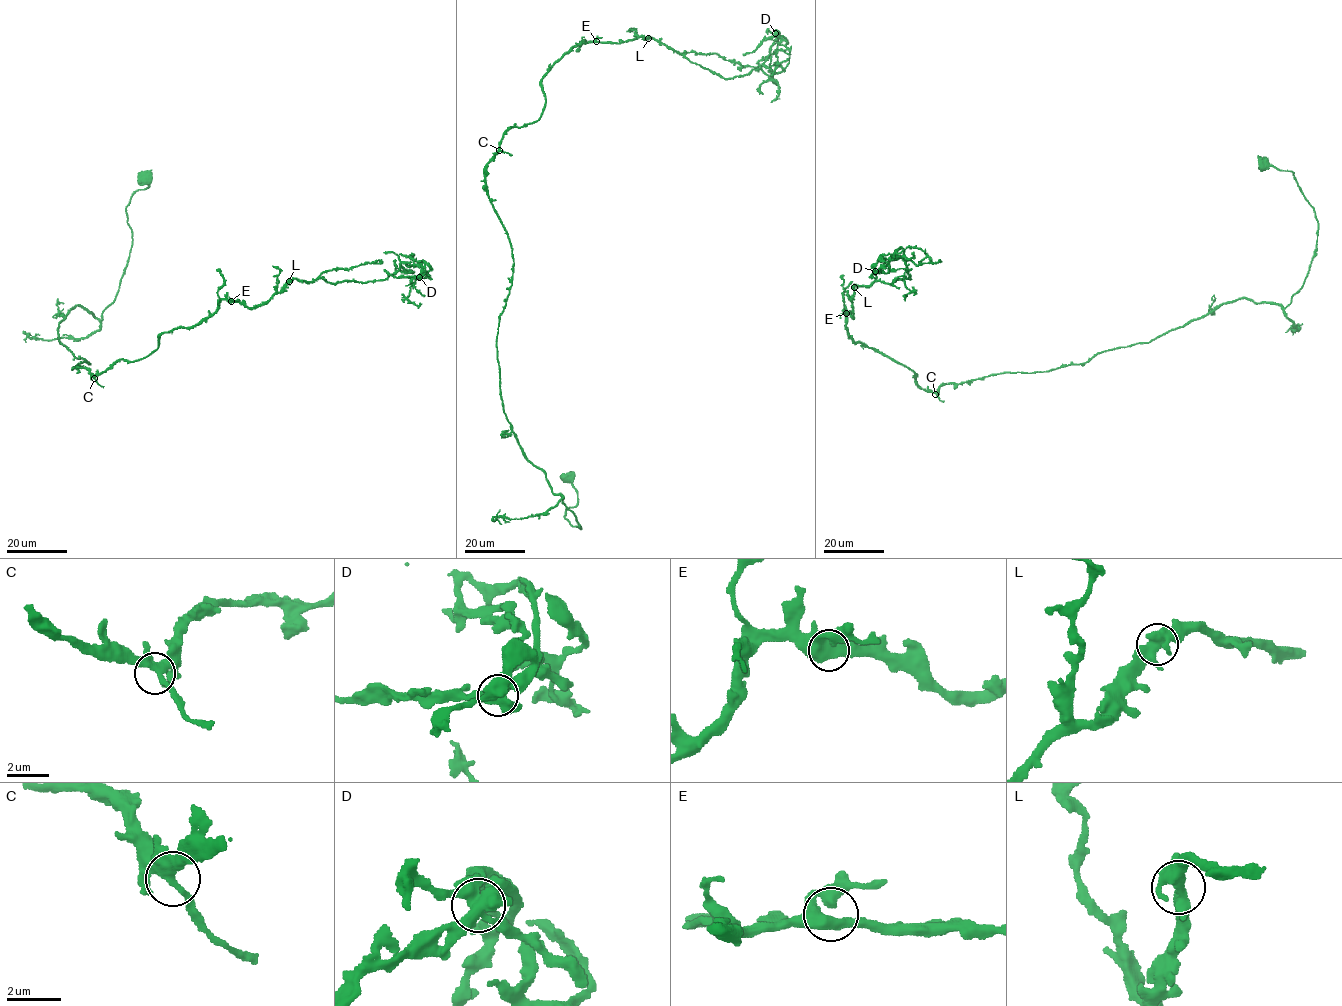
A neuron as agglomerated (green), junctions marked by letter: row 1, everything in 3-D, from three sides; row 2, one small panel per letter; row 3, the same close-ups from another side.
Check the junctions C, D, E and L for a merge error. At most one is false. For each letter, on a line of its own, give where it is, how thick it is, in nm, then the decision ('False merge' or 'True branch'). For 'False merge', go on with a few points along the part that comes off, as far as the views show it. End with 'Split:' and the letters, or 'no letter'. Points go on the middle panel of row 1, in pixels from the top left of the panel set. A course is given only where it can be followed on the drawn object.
C: Place: (499, 150). Thickness 340 nm. True branch
D: Place: (775, 33). Thickness 500 nm. False merge. Course of the part to remove: (775, 33), (788, 42), (785, 46), (790, 53), (789, 63), (784, 68), (776, 62), (776, 68), (789, 59)
E: Place: (596, 41). Thickness 500 nm. True branch
L: Place: (648, 38). Thickness 460 nm. True branch
Split: D

